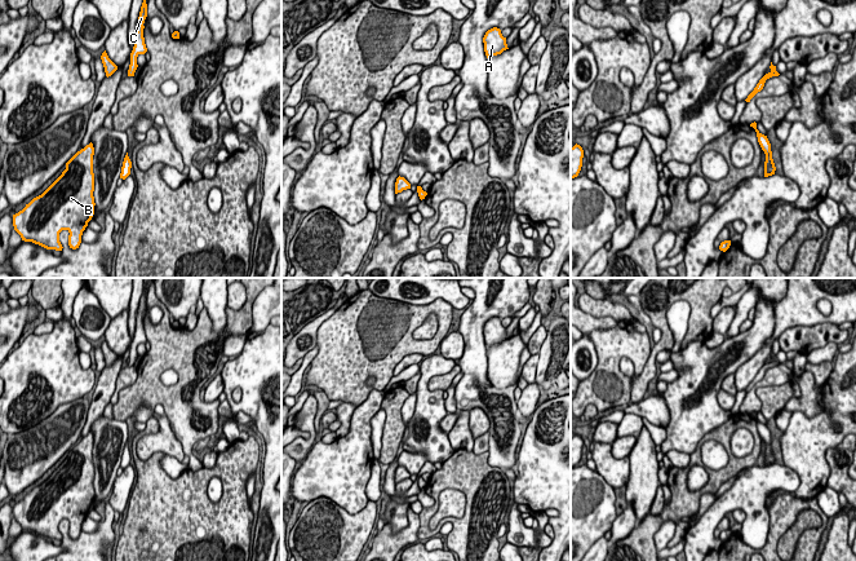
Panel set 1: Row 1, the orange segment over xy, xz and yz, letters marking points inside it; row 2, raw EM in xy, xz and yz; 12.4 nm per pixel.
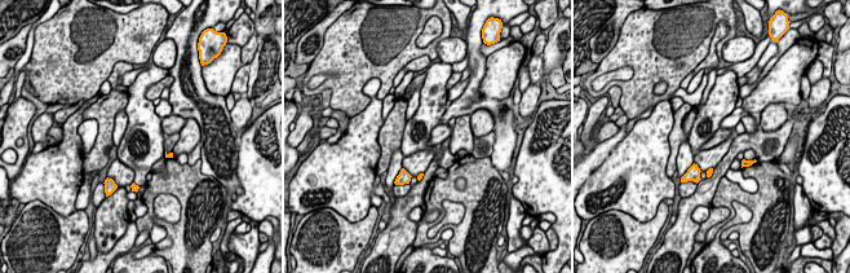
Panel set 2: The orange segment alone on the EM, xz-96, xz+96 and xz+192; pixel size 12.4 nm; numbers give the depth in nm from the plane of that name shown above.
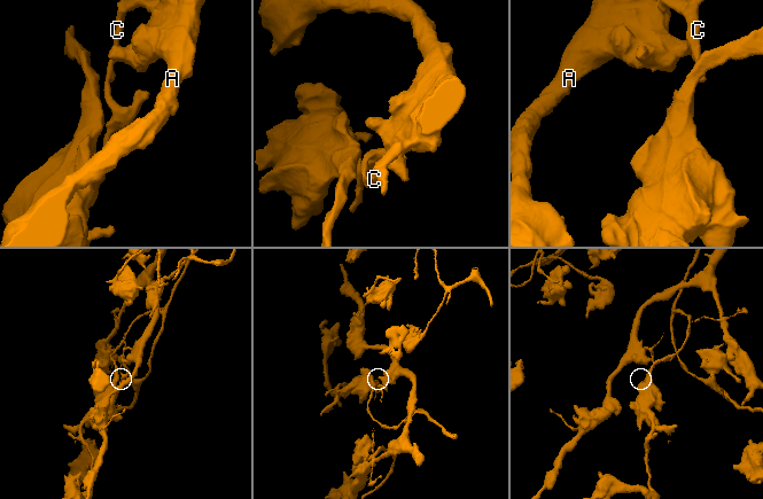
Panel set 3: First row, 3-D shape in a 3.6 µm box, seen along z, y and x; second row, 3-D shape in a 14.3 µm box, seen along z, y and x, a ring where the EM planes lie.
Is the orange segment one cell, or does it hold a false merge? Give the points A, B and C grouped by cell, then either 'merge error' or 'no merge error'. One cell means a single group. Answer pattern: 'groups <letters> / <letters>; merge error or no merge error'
groups A C / B; merge error

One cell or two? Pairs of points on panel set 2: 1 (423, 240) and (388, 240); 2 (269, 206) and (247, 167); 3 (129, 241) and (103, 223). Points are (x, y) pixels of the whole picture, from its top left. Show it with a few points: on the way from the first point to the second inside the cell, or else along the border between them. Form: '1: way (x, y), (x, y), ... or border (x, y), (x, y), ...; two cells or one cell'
1: border (419, 225), (412, 245); two cells
2: way (269, 197), (269, 189), (256, 176); one cell
3: border (132, 221), (110, 250), (97, 251); two cells

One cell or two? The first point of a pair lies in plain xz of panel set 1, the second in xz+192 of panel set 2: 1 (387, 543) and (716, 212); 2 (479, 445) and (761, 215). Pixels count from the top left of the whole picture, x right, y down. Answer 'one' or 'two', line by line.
1: two
2: two

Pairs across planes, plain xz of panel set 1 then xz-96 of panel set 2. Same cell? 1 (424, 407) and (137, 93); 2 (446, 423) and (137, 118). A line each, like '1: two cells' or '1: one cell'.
1: one cell
2: two cells

